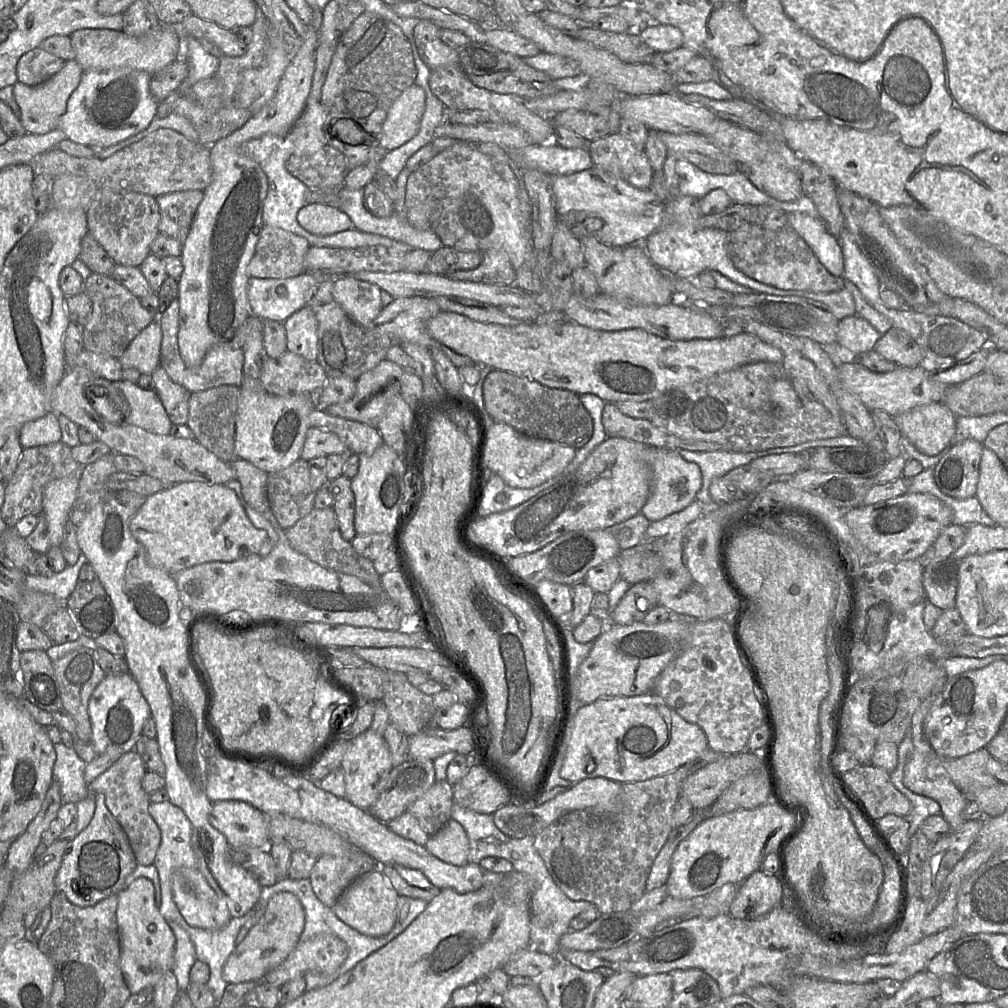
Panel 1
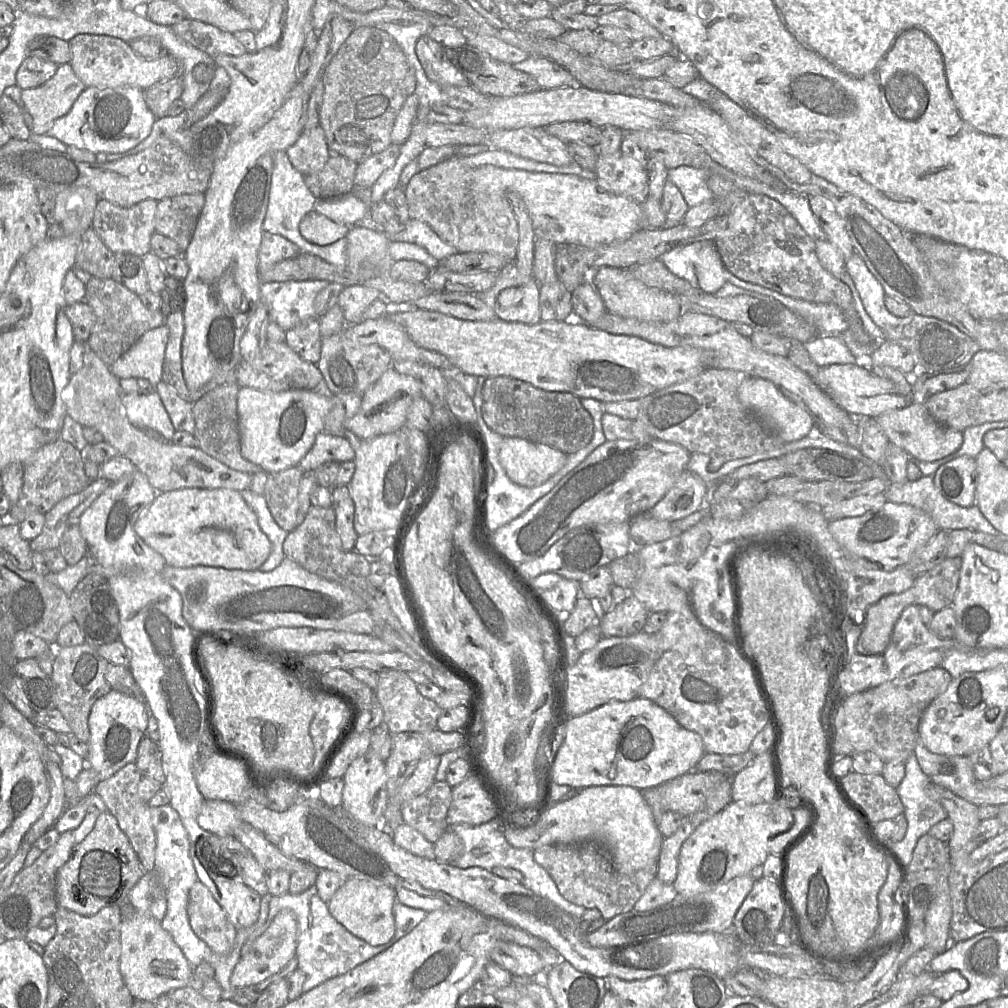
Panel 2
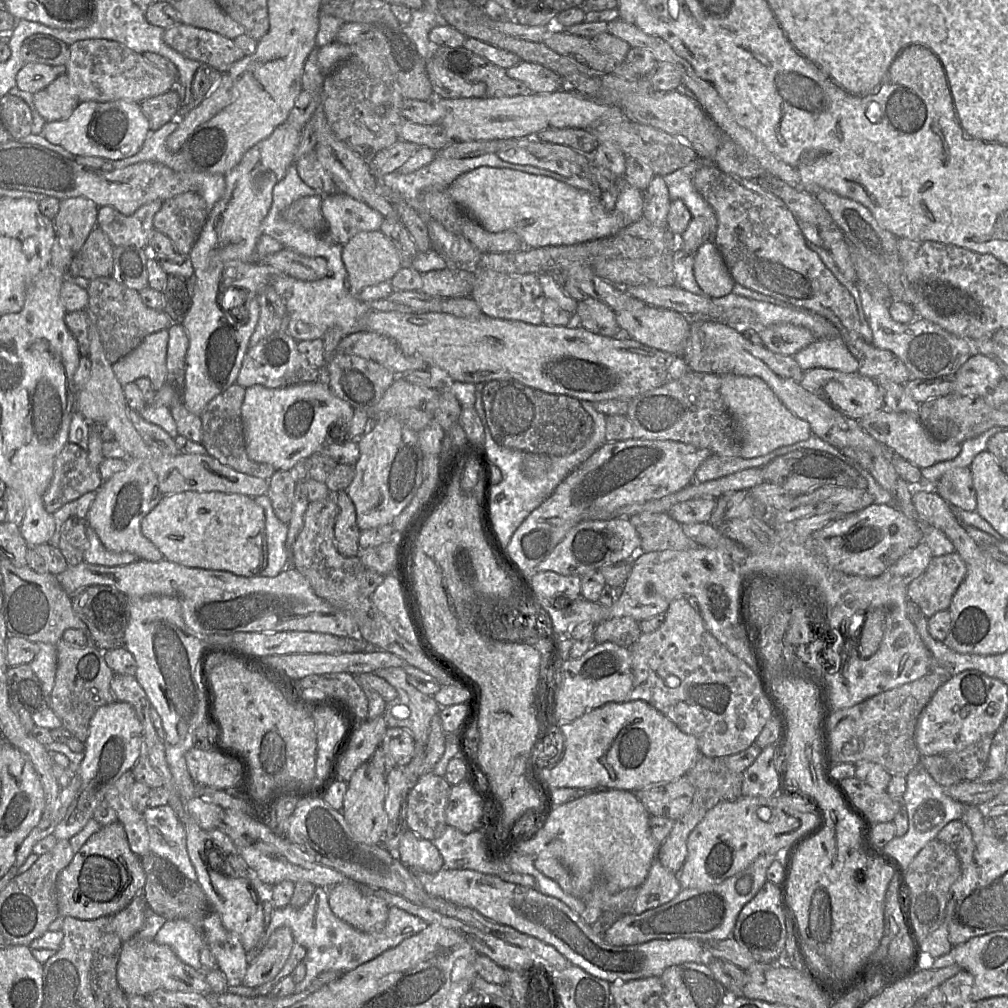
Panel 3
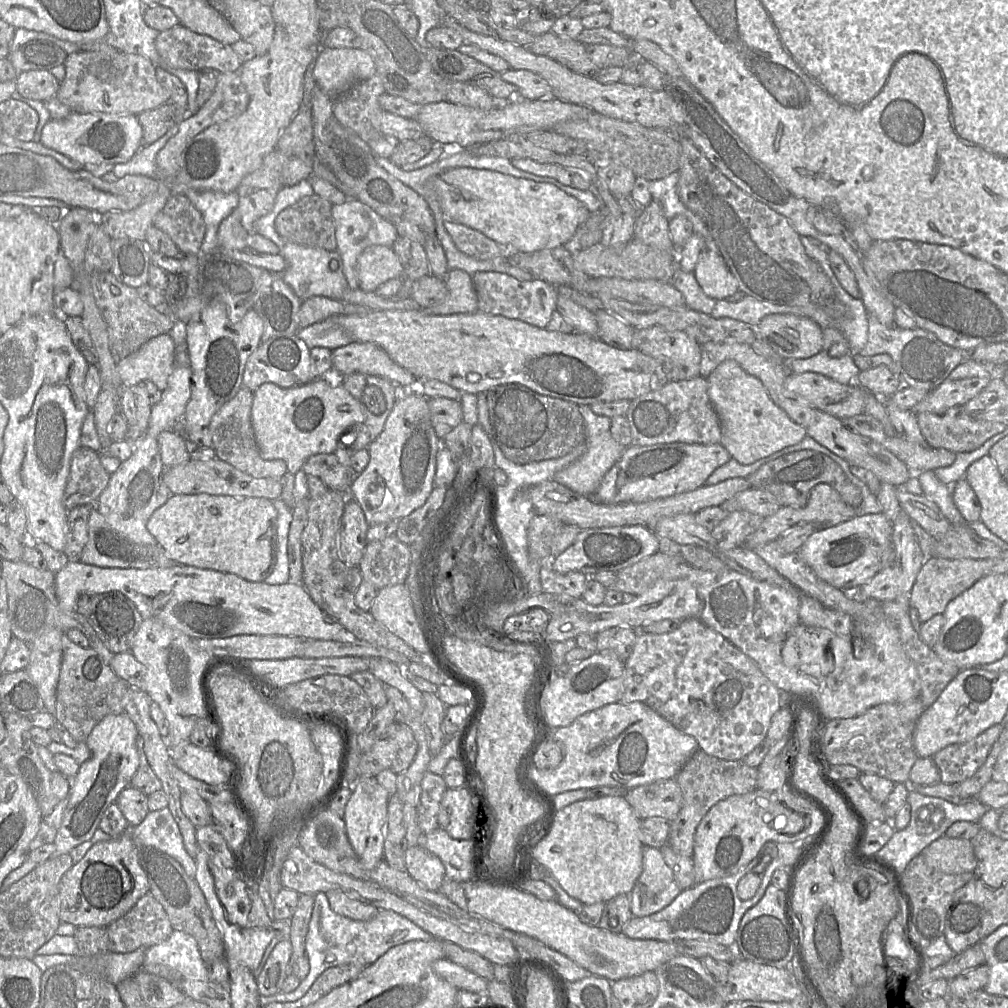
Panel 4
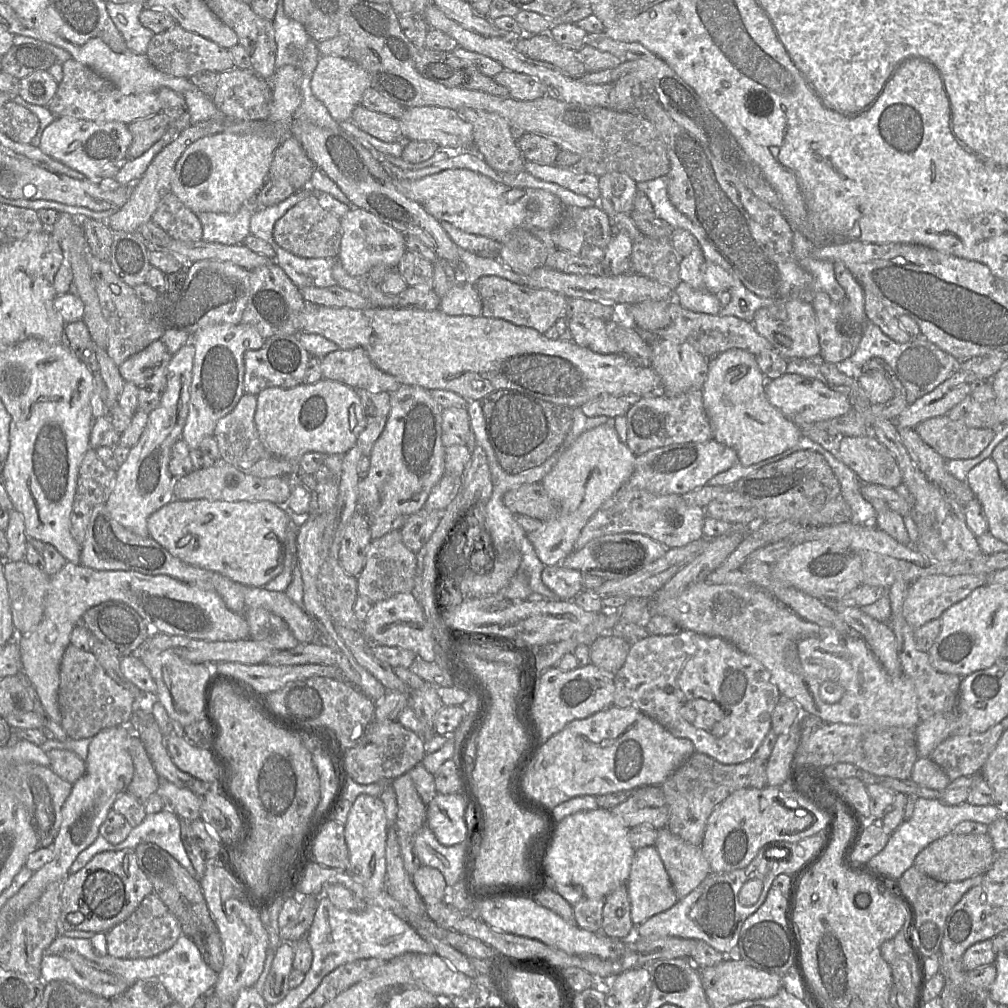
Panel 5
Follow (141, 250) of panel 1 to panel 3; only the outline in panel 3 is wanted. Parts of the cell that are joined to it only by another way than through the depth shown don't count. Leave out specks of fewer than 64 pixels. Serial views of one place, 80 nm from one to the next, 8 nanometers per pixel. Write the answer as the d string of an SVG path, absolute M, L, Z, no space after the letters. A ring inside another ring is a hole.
M155 200L147 203L131 215L124 215L111 206L99 207L96 226L106 234L113 246L147 248L154 231L154 216L163 202Z

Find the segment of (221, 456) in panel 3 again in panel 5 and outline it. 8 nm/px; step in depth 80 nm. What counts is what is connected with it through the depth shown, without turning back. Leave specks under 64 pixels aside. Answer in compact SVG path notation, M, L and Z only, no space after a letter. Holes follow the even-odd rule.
M244 393L235 408L219 419L213 433L221 460L230 464L247 475L259 478L293 476L293 465L286 459L272 454L259 438L254 415L257 407L257 397Z

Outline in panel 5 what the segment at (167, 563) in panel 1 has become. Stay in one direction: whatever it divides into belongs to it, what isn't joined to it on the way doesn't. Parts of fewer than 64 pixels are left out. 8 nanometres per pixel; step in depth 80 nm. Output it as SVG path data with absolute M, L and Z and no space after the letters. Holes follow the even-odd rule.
M173 499L159 510L152 513L147 520L147 529L150 537L165 548L171 555L181 561L193 566L197 566L209 571L220 573L234 582L243 584L248 587L265 587L265 585L278 576L284 568L285 556L292 560L293 567L298 563L297 556L297 528L292 524L292 515L287 511L284 505L276 505L269 501L210 501L206 499L197 500L178 500Z

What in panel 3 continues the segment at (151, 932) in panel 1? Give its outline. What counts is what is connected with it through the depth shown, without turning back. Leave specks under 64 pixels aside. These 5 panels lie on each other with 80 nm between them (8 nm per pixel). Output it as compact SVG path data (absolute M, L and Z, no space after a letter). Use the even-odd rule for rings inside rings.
M137 936L122 944L117 965L117 981L126 995L149 996L158 989L203 995L212 993L202 971L197 971L183 963L170 947Z

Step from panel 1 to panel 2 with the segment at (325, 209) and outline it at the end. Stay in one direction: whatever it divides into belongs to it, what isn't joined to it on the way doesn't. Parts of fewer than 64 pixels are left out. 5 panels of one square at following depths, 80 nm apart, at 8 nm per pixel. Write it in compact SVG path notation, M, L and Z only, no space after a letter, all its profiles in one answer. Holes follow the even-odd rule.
M315 209L308 212L300 222L303 237L317 245L325 246L345 237L351 227L339 224Z

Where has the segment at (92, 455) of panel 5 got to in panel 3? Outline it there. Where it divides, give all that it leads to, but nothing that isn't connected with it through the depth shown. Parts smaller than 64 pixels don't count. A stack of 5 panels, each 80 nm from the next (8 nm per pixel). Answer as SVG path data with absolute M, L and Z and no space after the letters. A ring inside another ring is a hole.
M68 442L55 459L53 477L43 496L44 507L53 514L66 503L98 490L103 483L99 470L90 465L87 451Z

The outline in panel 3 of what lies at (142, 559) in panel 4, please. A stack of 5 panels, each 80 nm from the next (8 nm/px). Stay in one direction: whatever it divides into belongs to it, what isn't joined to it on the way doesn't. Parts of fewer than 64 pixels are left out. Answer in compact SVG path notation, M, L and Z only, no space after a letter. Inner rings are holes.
M87 526L88 547L84 552L84 562L104 566L127 565L140 560L138 556L130 552L114 552L108 550L96 532Z

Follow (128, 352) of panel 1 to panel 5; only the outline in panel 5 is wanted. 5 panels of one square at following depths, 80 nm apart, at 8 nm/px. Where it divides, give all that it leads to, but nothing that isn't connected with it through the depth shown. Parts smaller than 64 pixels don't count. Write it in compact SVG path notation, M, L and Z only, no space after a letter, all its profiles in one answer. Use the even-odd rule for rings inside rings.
M161 339L152 342L118 366L125 382L147 385L161 393L167 387L168 366L172 355Z

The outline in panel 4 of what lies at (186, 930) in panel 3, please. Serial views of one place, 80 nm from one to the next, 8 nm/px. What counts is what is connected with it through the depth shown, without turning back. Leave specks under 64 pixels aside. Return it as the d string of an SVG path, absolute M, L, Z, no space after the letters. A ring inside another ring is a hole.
M174 930L167 940L148 948L141 970L147 972L149 965L175 969L189 980L209 981L208 969L196 940L183 931Z

